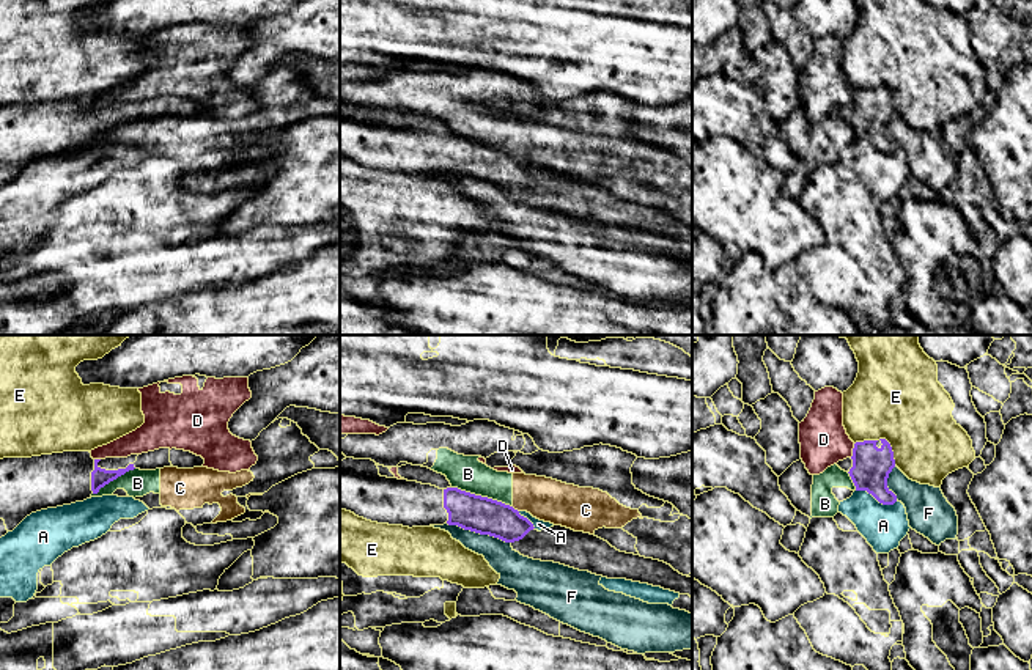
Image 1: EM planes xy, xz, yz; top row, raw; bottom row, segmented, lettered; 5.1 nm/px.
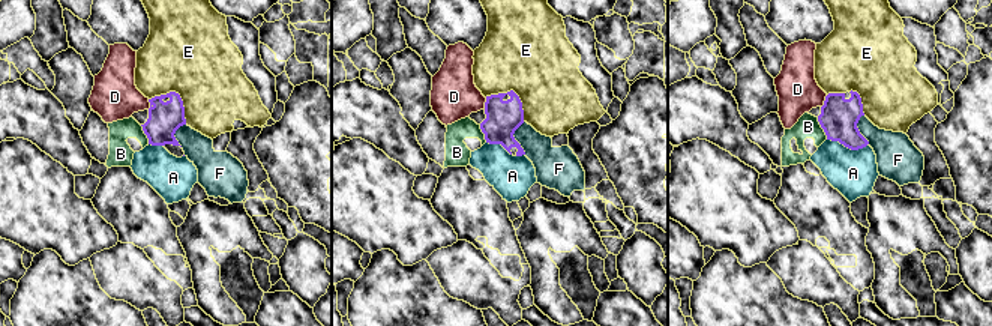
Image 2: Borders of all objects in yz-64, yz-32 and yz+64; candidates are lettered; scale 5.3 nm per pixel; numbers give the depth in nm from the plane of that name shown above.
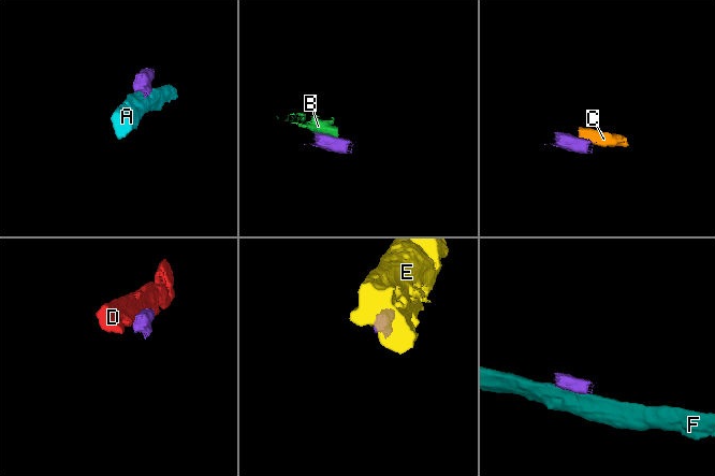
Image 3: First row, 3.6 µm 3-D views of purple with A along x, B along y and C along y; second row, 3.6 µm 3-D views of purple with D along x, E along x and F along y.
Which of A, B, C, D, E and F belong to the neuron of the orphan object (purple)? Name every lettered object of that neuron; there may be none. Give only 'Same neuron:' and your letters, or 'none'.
Same neuron: none

